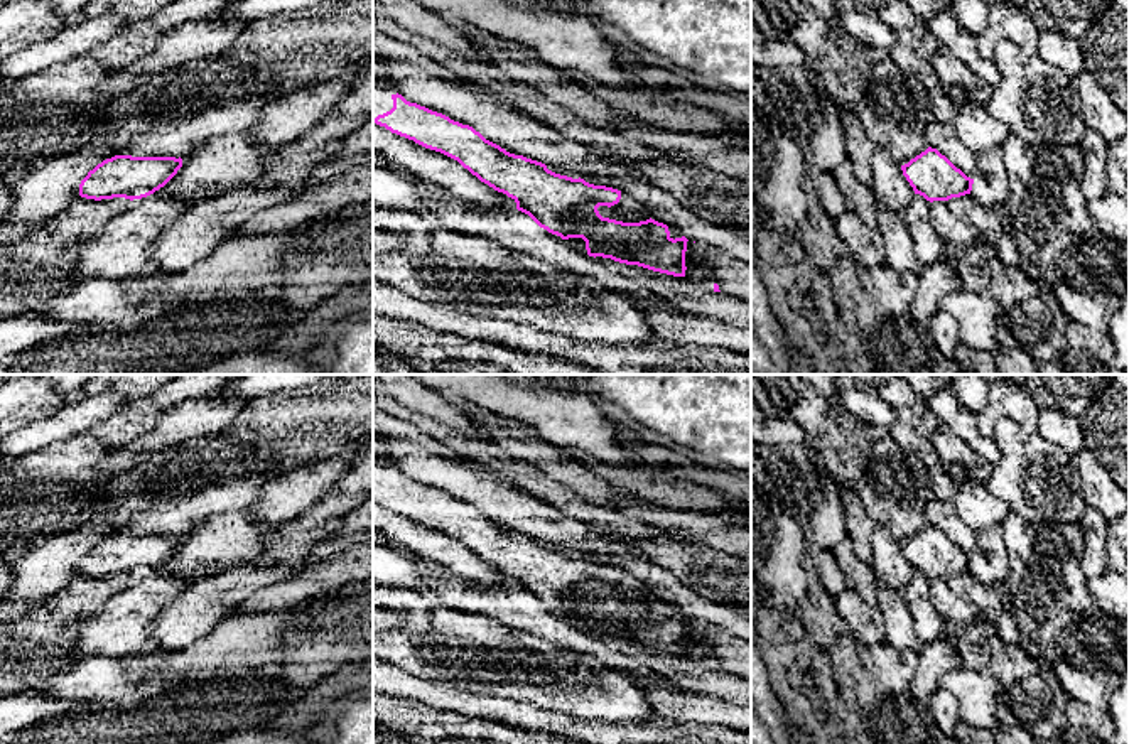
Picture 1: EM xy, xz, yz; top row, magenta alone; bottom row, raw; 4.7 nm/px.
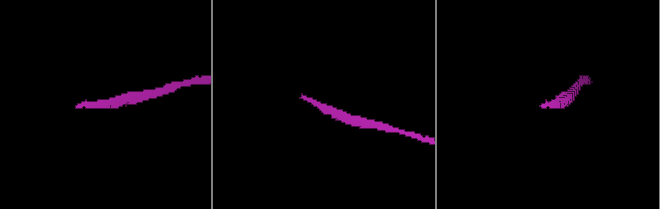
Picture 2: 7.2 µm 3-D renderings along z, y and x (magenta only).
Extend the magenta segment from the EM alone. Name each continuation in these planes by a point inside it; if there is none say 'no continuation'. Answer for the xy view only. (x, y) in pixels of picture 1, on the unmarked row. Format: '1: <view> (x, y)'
no continuation

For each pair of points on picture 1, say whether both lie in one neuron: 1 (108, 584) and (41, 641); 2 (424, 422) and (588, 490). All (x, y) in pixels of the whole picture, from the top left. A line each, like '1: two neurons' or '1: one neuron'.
1: one neuron
2: two neurons

